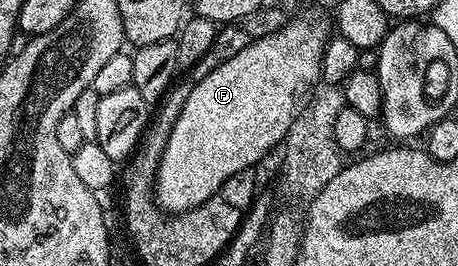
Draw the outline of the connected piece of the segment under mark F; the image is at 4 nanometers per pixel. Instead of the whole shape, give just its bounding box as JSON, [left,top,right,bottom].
[155,18,330,213]

